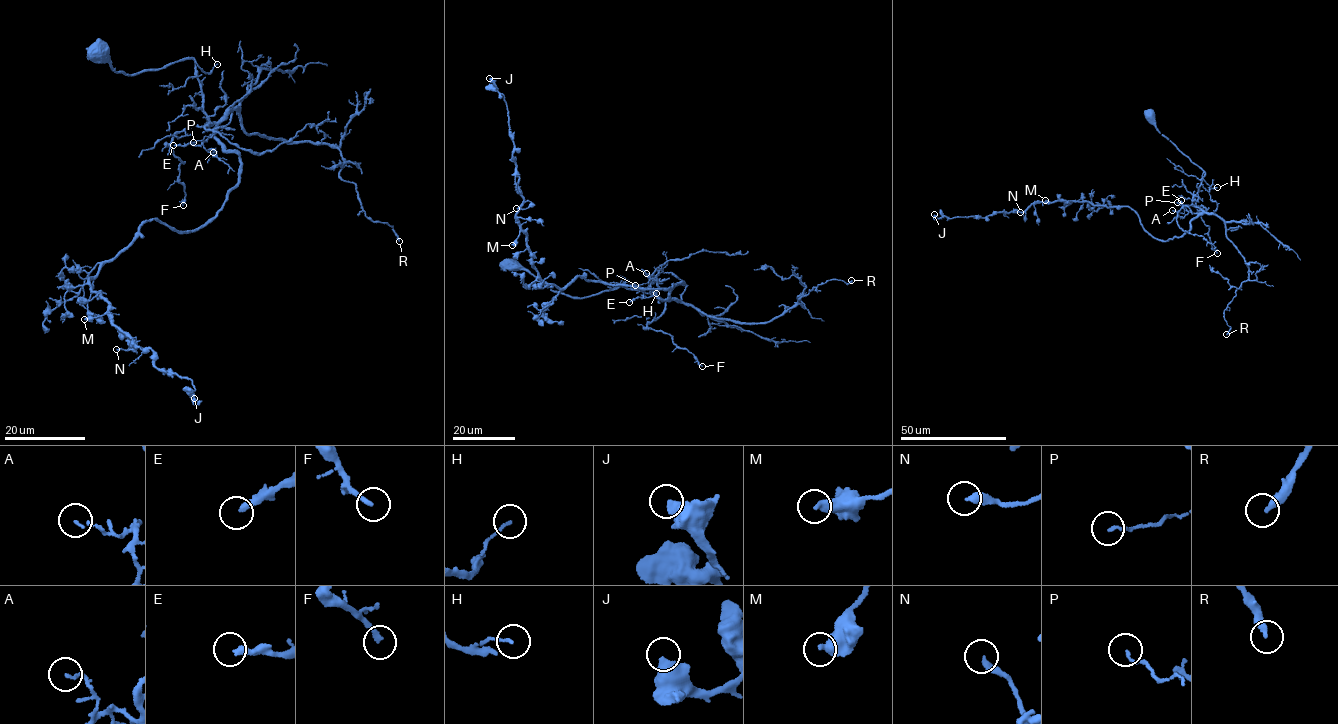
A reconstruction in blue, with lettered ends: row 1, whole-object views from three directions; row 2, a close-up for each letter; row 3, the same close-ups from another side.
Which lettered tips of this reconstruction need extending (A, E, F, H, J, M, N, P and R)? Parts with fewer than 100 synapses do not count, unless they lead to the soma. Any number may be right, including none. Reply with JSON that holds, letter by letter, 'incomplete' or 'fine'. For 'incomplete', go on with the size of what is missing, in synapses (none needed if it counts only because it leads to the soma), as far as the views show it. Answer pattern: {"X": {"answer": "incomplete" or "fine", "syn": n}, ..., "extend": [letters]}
{"A": {"answer": "fine"}, "E": {"answer": "fine"}, "F": {"answer": "fine"}, "H": {"answer": "fine"}, "J": {"answer": "fine"}, "M": {"answer": "fine"}, "N": {"answer": "fine"}, "P": {"answer": "fine"}, "R": {"answer": "fine"}, "extend": []}

